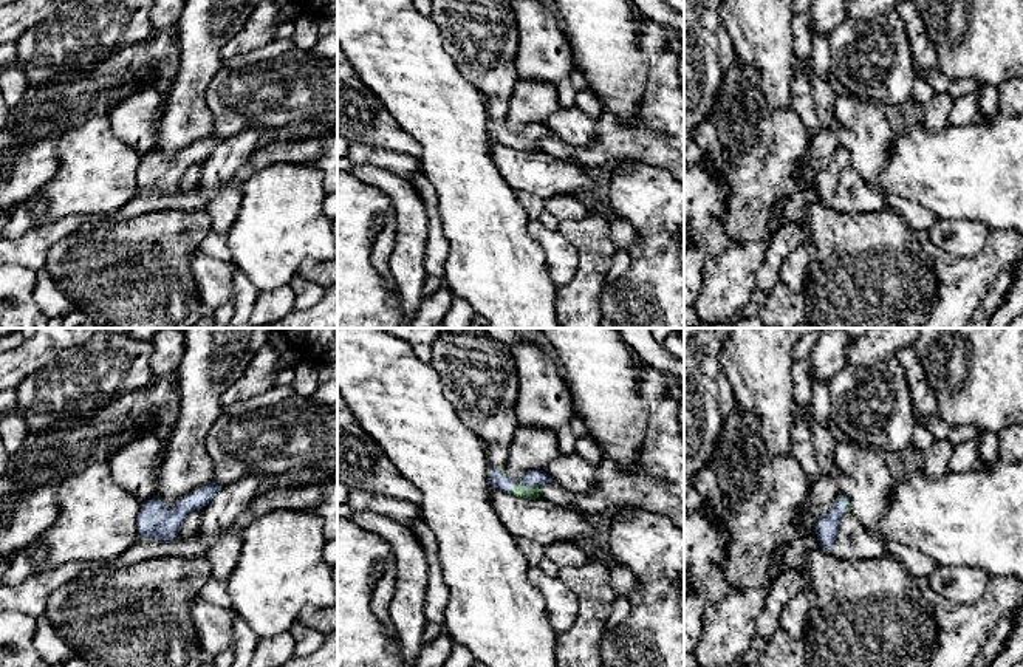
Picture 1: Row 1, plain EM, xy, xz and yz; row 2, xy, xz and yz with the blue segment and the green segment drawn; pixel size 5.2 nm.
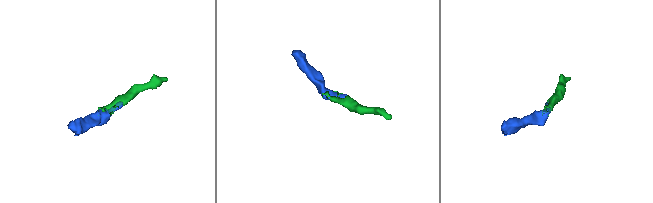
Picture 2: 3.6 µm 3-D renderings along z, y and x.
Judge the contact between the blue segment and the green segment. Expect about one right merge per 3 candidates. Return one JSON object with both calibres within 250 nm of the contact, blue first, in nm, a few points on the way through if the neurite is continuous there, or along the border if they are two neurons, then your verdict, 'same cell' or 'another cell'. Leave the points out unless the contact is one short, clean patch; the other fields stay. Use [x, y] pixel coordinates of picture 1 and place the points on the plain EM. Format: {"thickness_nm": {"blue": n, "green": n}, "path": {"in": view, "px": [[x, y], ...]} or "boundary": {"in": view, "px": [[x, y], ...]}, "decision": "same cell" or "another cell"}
{"thickness_nm": {"blue": 80, "green": 80}, "path": {"in": "xz", "px": [[536, 130], [530, 135], [522, 135], [519, 143]]}, "decision": "same cell"}

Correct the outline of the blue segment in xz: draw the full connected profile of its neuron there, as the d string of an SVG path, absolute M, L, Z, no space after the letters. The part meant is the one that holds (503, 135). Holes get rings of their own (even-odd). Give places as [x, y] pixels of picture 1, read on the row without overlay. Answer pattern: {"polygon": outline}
{"polygon": "M505 121L500 122L488 122L486 125L489 138L509 145L511 149L515 150L523 150L523 152L535 152L540 150L540 139L543 136L554 135L549 128L546 128L543 124L529 124L526 125L522 132L512 133Z"}

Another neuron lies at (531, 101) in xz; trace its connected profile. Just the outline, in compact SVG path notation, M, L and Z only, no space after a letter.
M518 79L509 99L505 124L512 133L518 133L529 124L543 124L559 110L554 84Z

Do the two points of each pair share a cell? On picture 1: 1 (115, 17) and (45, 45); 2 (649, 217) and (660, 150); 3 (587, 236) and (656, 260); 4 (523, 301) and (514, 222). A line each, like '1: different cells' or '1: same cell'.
1: same cell
2: different cells
3: different cells
4: same cell

